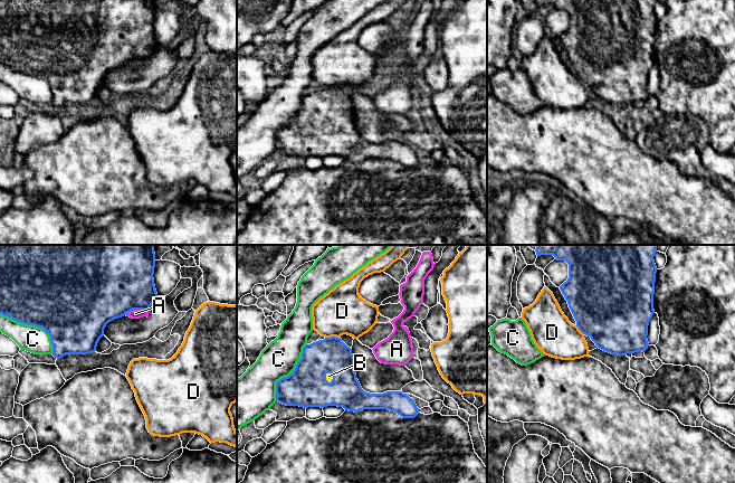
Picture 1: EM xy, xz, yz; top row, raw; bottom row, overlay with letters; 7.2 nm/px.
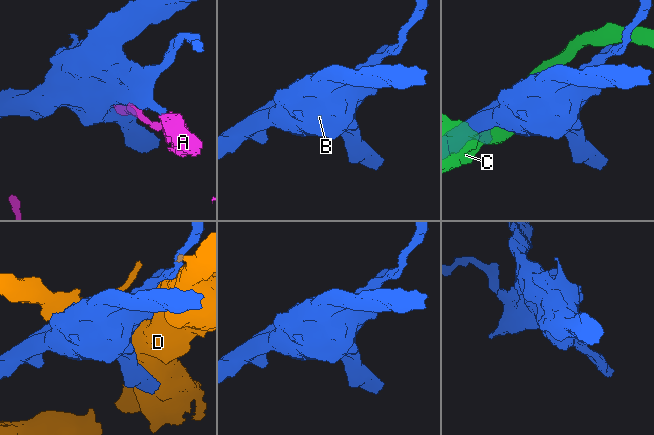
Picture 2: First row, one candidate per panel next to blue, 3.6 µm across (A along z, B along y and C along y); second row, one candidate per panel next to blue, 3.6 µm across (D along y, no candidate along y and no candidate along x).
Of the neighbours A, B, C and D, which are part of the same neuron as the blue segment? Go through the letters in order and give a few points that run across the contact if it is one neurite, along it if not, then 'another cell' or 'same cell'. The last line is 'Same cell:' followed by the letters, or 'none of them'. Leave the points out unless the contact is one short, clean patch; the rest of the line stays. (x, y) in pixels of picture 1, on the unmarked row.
A: another cell
B: same cell
C: another cell
D: another cell
Same cell: B

